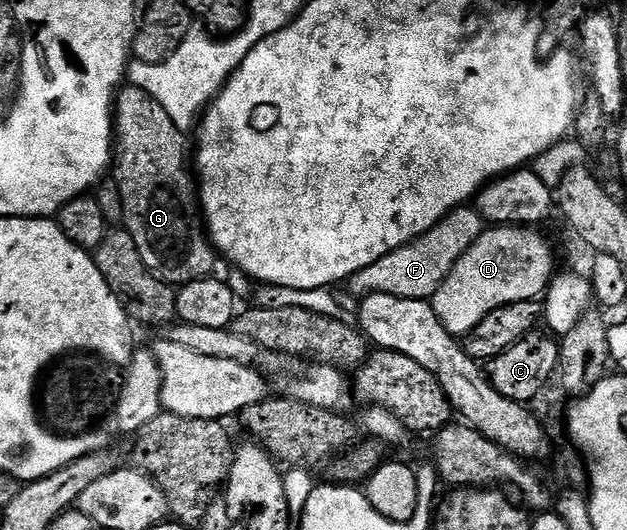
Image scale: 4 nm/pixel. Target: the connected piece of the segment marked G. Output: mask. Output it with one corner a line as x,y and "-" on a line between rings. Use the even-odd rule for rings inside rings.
128,85
116,94
113,110
115,173
117,169
115,184
122,197
123,225
135,239
135,247
150,273
160,277
166,285
180,287
189,281
210,276
214,272
213,264
219,261
219,257
203,224
190,162
189,165
185,162
186,134
179,127
175,127
175,123
171,123
171,115
163,111
163,106
153,98
148,88
140,89
137,85

